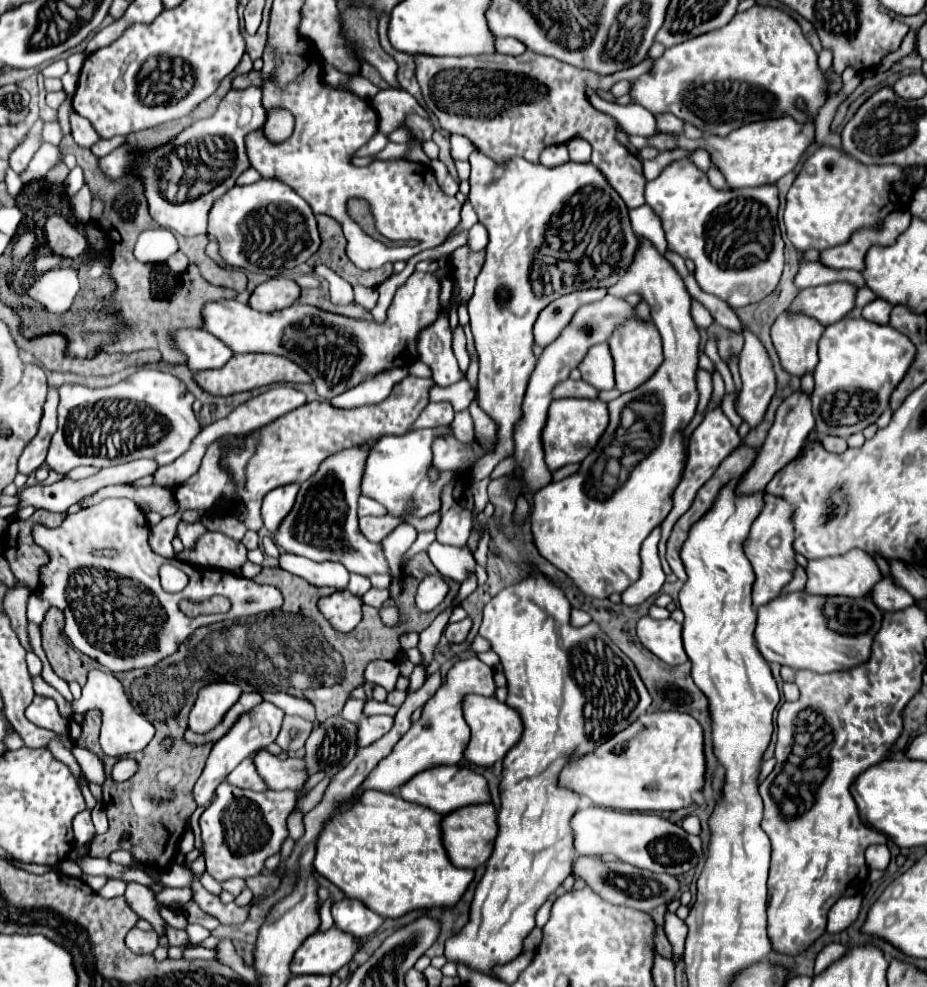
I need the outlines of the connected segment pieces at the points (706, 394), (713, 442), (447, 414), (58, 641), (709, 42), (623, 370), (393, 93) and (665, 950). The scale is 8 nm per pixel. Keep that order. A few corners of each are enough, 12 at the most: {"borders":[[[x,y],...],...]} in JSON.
{"borders":[[[701,371],[697,373],[699,407],[705,411],[713,391],[711,375]],[[721,409],[691,433],[673,511],[661,523],[659,557],[666,575],[665,543],[697,491],[741,443]],[[447,401],[429,403],[411,429],[451,425],[453,413]],[[55,607],[41,623],[43,649],[53,671],[83,687],[92,659],[71,647],[63,613]],[[785,11],[669,47],[631,103],[705,135],[827,101]],[[631,317],[609,337],[621,393],[663,361],[651,321]],[[379,91],[371,103],[379,131],[391,133],[407,113],[425,109],[407,91]],[[655,917],[655,949],[671,959],[671,945],[667,941],[661,919]]]}

